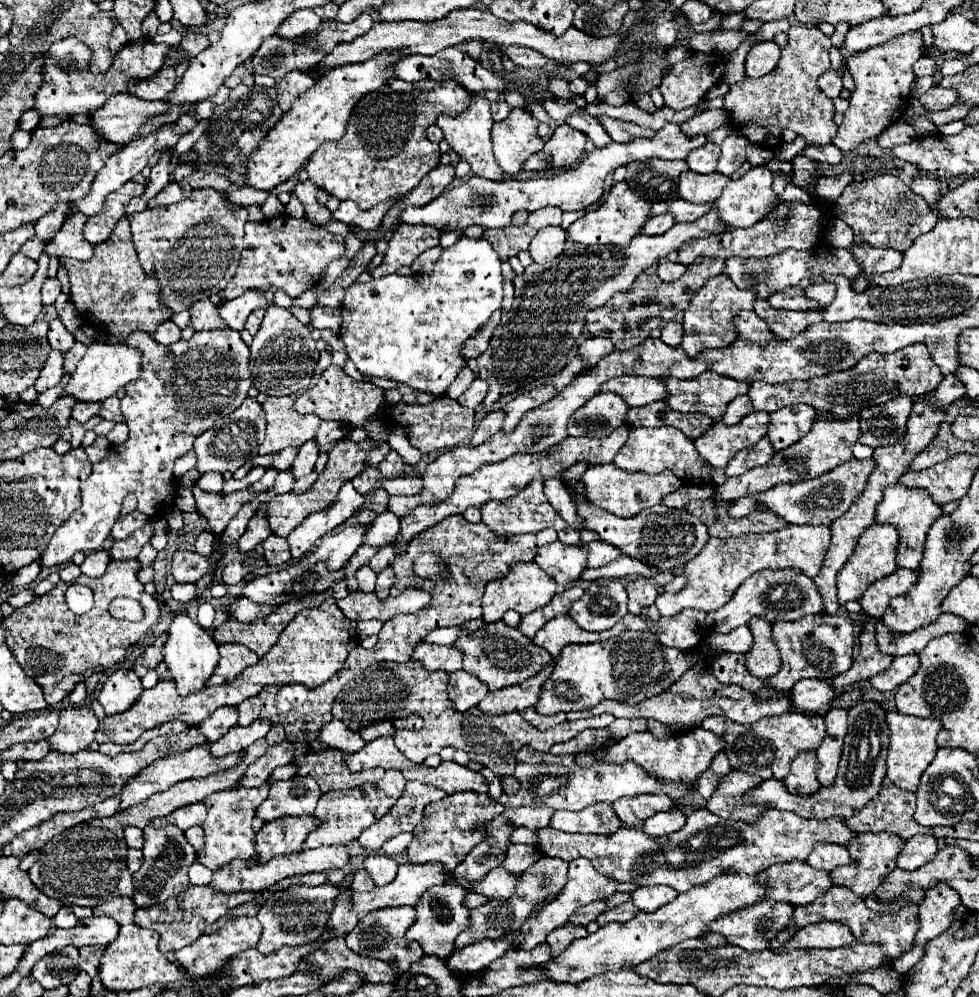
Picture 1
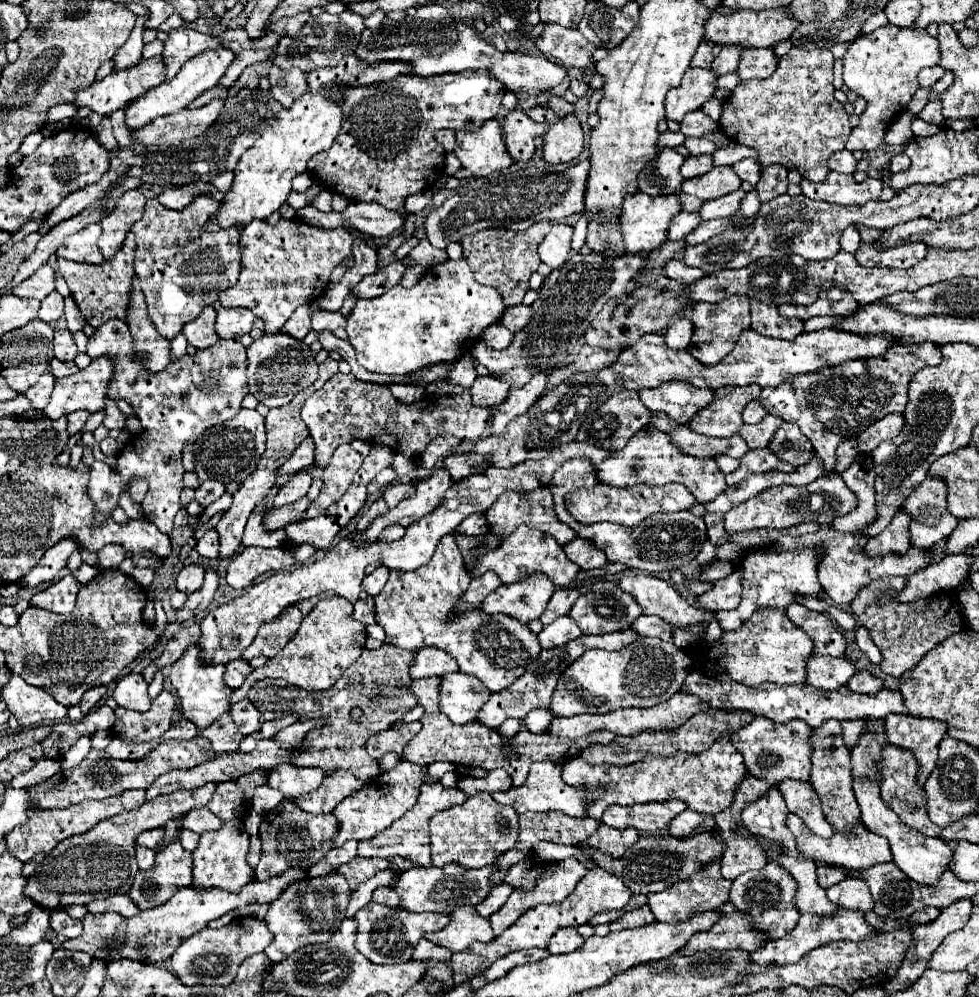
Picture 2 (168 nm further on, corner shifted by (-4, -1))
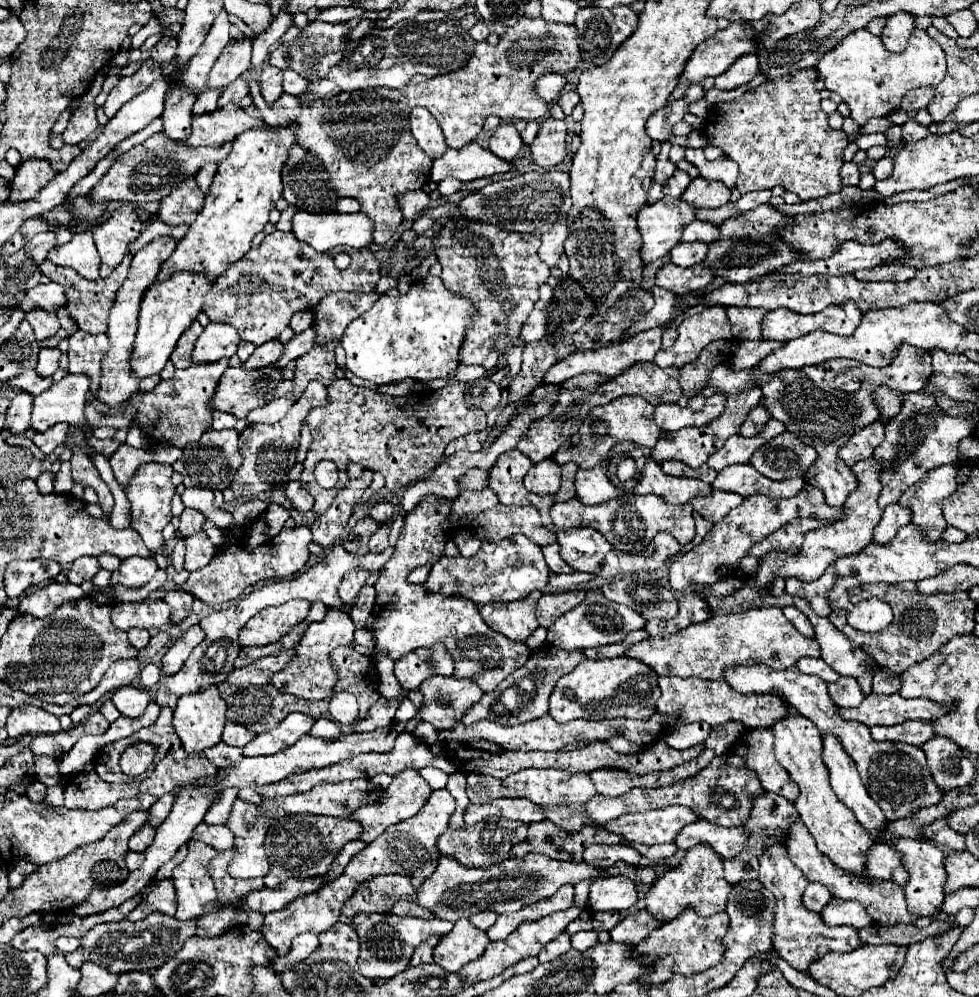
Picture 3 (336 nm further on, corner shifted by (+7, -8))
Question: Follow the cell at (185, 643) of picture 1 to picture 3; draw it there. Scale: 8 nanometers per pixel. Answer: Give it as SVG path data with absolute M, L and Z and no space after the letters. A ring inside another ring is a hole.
M218 688L200 690L198 694L188 694L178 700L178 706L174 712L174 730L186 754L202 752L210 746L216 746L222 740L224 724L226 724L226 702L220 698Z

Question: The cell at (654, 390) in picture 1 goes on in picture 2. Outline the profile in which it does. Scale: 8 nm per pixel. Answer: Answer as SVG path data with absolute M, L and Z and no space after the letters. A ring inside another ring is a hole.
M663 383L661 387L639 389L637 393L647 409L663 411L677 423L689 423L713 399L713 391L701 391L699 387L689 387L689 383Z

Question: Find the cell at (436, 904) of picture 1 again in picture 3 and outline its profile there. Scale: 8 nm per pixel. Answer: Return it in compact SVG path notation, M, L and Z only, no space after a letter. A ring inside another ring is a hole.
M462 918L462 920L458 920L458 922L454 924L454 930L452 930L450 934L442 936L442 942L440 942L440 944L436 946L436 950L434 950L434 962L436 962L438 966L442 966L444 970L448 970L448 972L458 972L458 970L460 970L462 966L466 966L468 962L478 960L478 958L484 954L488 942L490 942L490 940L488 940L486 932L474 928L466 918Z

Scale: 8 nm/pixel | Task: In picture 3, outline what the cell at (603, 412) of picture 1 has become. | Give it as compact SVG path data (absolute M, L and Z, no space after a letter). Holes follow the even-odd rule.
M622 396L618 400L612 400L610 404L592 408L588 412L588 416L584 418L578 434L572 436L570 442L560 446L554 460L558 464L574 462L574 464L578 464L578 468L590 470L590 468L602 464L602 460L610 452L610 448L614 448L618 442L628 440L628 442L636 442L646 448L654 448L658 442L658 436L660 436L660 428L654 422L654 406L638 396Z

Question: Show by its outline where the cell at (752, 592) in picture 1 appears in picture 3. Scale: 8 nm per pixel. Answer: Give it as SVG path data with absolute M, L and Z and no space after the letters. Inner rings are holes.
M866 458L858 464L854 464L854 474L860 482L856 494L850 494L850 498L846 500L846 506L844 506L844 518L830 524L830 526L822 526L818 530L812 530L810 534L806 534L804 538L804 544L802 544L802 550L798 556L790 556L786 558L786 554L766 554L760 562L760 568L754 576L750 576L750 580L746 582L746 586L738 592L734 592L734 598L738 604L744 604L744 602L752 602L754 598L760 598L760 596L766 596L768 590L766 590L766 584L772 580L772 576L782 576L784 580L796 576L800 578L802 582L812 582L816 578L820 578L826 570L826 566L830 562L834 562L838 556L850 556L850 554L858 554L862 552L870 542L872 542L872 532L876 528L876 524L880 522L882 518L882 508L878 506L878 496L880 496L880 490L882 490L882 482L880 482L880 462L876 458Z

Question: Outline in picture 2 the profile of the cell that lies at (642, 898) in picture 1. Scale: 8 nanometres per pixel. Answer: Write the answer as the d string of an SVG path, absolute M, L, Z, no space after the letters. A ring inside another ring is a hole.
M717 861L717 863L709 863L703 871L693 875L689 881L675 883L661 893L647 895L647 905L653 911L657 921L681 921L681 919L687 919L689 915L693 915L695 911L719 909L723 903L729 901L729 889L731 889L731 881L723 879L723 875L719 871L719 861Z

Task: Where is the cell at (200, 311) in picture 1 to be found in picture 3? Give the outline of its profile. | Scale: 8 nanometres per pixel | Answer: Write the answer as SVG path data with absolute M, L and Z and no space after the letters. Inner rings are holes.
M198 322L190 324L190 326L184 330L184 334L180 336L180 340L178 340L178 344L176 344L176 348L174 348L172 356L170 356L170 360L172 360L172 364L174 364L176 368L188 368L188 366L190 366L190 354L192 354L192 350L194 350L194 344L196 344L198 336L202 334L202 330L204 330L204 328L202 328Z

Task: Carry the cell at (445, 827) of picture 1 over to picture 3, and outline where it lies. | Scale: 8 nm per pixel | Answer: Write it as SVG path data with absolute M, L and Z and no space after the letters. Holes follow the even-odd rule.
M492 816L474 826L466 826L464 830L448 828L448 832L442 834L442 838L438 838L438 850L446 856L454 856L458 862L462 862L468 868L484 868L484 866L492 866L502 860L508 860L512 846L524 842L526 838L528 838L526 822Z

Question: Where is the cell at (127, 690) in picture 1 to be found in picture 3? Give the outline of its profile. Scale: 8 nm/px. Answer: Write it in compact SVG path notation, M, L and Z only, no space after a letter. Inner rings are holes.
M124 686L124 688L116 690L112 696L112 702L120 710L120 714L130 716L130 718L142 716L146 706L150 704L150 700L152 700L152 696L146 688L134 688L134 686Z

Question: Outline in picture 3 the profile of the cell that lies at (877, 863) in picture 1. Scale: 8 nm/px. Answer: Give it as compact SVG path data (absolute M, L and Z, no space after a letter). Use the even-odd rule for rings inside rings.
M832 900L826 910L822 910L822 920L826 926L852 926L852 928L866 928L872 926L872 918L866 914L864 906L854 900Z

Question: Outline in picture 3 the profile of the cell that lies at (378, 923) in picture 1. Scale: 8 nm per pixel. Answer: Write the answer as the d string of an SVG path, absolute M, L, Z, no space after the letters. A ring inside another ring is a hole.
M360 914L352 918L358 936L360 936L360 958L358 966L366 978L392 978L410 966L410 958L414 948L426 940L430 934L448 934L452 930L452 922L446 920L422 920L412 916L396 916L396 914Z

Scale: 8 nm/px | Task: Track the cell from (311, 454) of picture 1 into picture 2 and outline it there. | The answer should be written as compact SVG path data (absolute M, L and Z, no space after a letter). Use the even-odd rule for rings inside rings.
M307 469L291 475L289 481L279 489L273 507L283 507L283 505L289 505L289 503L297 501L299 497L303 497L309 491L311 481L313 481L313 477L311 477L311 473Z

